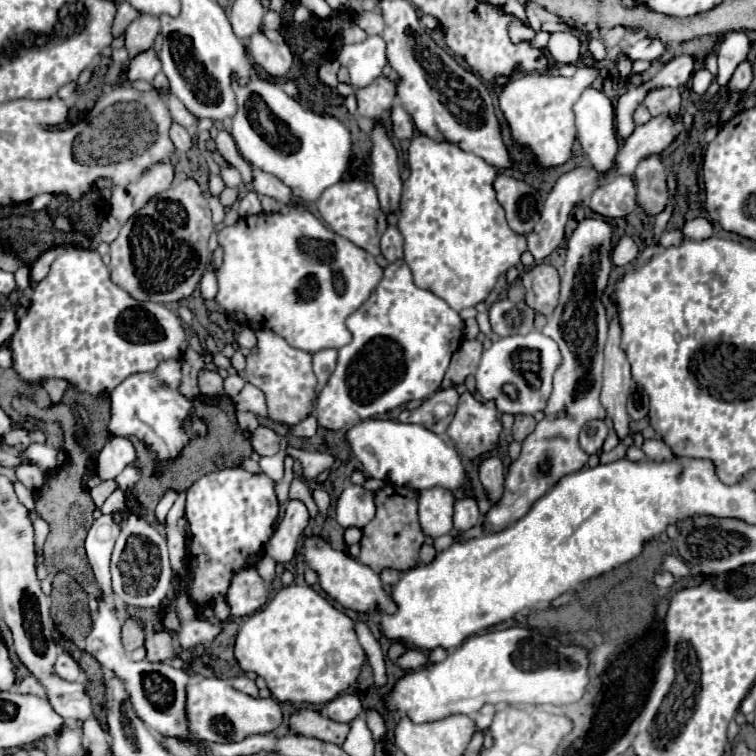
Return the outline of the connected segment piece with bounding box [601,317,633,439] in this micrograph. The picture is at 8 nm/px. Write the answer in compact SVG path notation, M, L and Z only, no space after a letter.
M617 317L609 323L609 339L605 345L605 371L603 371L603 391L601 403L613 421L613 429L619 439L629 435L629 415L625 411L627 395L631 389L631 371L627 357L619 347L619 321Z

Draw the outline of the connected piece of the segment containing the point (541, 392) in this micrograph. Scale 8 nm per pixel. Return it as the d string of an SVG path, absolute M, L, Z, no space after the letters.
M529 331L527 335L501 337L483 351L475 371L475 389L485 401L493 401L499 413L533 415L547 405L557 365L559 349L555 347L555 341L547 339L543 333Z

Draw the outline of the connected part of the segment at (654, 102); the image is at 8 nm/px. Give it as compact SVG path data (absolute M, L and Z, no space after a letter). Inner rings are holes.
M655 89L645 99L645 107L651 111L651 115L667 113L669 117L677 117L681 109L681 93L679 89Z

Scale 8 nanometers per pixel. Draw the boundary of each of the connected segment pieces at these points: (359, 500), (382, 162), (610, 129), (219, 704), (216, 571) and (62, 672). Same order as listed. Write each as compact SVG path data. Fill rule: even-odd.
M349 485L343 489L337 501L337 523L343 529L363 529L375 517L375 503L373 491Z
M377 125L372 130L372 147L370 154L370 179L377 189L379 205L385 215L391 215L399 209L401 199L401 175L399 161L393 143L389 141L385 129Z
M589 87L573 105L573 111L583 151L597 171L607 171L619 151L611 101L603 95L603 91Z
M203 677L187 685L187 719L191 731L205 743L243 741L249 735L273 733L283 723L281 707L275 699L249 697L219 677Z
M239 467L221 469L203 475L187 489L187 567L191 573L187 595L197 607L213 607L219 623L231 615L227 589L233 575L253 567L255 561L251 557L265 553L265 545L275 533L277 517L279 501L275 483L265 473L249 473Z
M61 653L57 663L55 663L55 673L61 677L61 679L67 679L67 681L85 681L85 675L83 671L79 669L79 665L71 659L71 655L67 653Z

